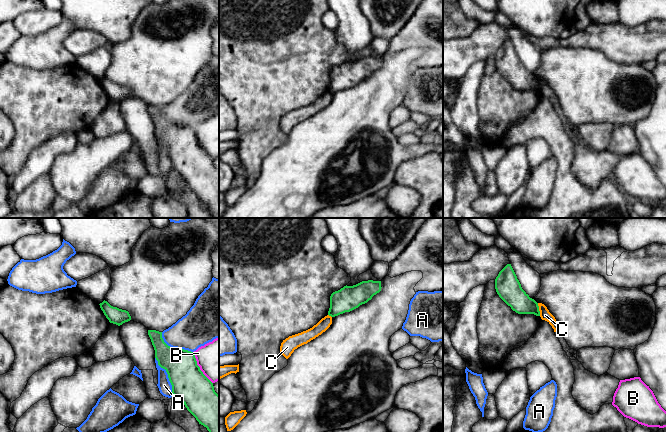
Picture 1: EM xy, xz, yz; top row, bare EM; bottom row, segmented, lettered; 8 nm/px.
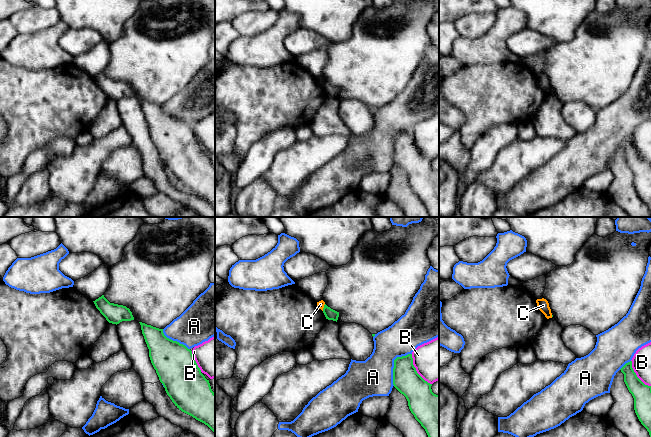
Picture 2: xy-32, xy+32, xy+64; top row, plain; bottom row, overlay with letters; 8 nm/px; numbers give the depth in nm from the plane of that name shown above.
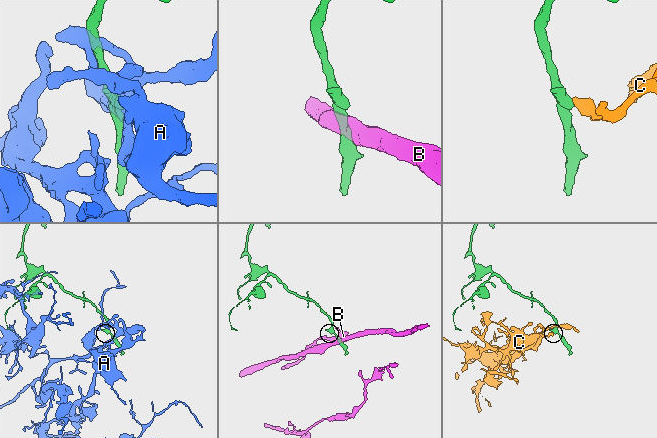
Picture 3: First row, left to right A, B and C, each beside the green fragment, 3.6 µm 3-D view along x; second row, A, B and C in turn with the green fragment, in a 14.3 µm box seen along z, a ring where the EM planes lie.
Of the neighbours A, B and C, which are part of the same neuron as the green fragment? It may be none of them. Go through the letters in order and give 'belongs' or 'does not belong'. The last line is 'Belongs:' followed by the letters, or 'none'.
A: does not belong
B: does not belong
C: does not belong
Belongs: none

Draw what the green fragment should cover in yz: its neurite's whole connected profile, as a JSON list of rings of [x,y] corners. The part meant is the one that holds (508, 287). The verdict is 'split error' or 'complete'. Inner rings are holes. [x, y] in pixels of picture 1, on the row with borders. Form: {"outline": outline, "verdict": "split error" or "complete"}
{"outline": [[[511,264],[499,272],[495,279],[495,289],[499,297],[516,313],[540,316],[538,303],[522,289]]], "verdict": "complete"}

